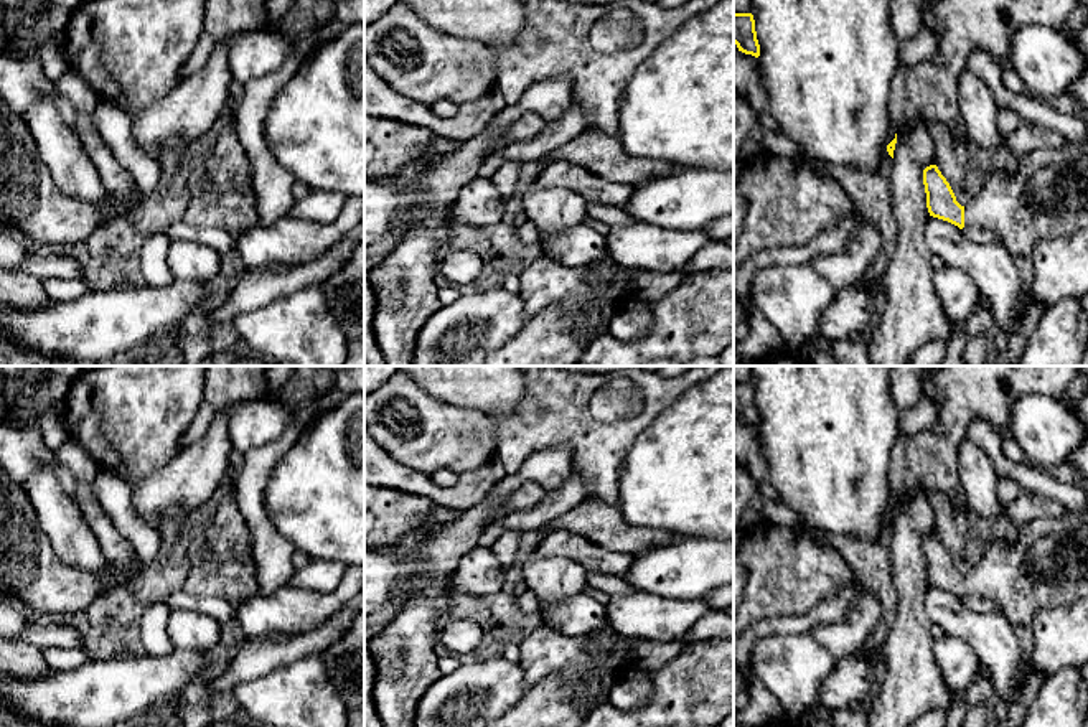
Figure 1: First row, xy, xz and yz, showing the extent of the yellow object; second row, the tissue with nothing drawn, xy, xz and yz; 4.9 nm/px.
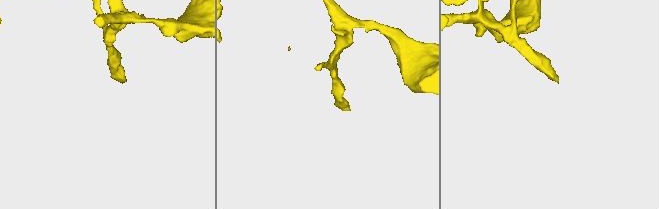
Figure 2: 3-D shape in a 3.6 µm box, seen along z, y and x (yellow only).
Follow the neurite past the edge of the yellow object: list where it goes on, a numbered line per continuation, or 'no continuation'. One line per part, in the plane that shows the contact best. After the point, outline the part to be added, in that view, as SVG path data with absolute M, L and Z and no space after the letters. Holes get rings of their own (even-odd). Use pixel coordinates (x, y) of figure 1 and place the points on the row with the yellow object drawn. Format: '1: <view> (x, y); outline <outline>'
1: yz (1047, 198); outline M1088 138L1065 142L1058 148L1034 148L1017 162L1014 178L1007 178L1004 170L978 175L979 191L964 206L964 227L996 232L1012 257L1032 257L1037 242L1088 227Z

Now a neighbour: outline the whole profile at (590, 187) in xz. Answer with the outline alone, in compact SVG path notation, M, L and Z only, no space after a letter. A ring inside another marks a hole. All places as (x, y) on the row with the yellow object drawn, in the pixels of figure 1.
M570 162L546 163L534 181L537 186L560 186L577 193L587 203L620 208L635 191L633 185L607 181Z

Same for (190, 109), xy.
M236 35L216 41L208 63L183 79L162 101L132 119L132 138L152 160L162 147L180 140L188 147L213 129L229 101L232 82L227 53Z

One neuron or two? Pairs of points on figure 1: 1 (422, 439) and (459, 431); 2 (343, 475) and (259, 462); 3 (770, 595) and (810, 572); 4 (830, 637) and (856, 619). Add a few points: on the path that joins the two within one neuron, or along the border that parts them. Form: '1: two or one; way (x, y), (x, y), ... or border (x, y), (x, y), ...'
1: one; way (431, 436), (450, 436)
2: two; border (299, 434), (272, 470), (264, 490), (266, 503)
3: one; way (780, 586), (792, 574), (800, 572)
4: one; way (836, 637), (849, 625)

